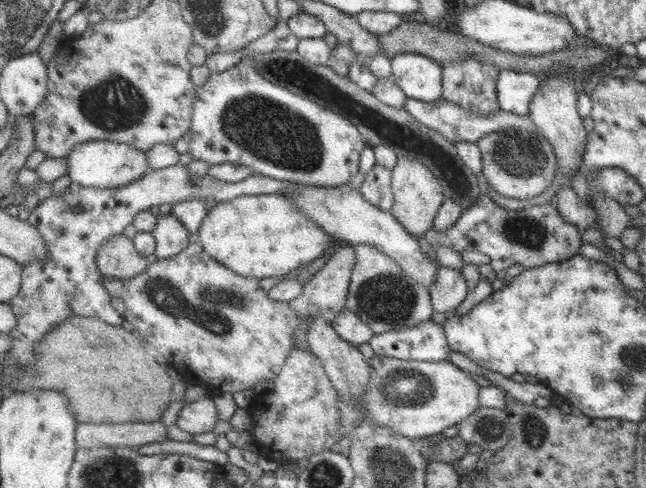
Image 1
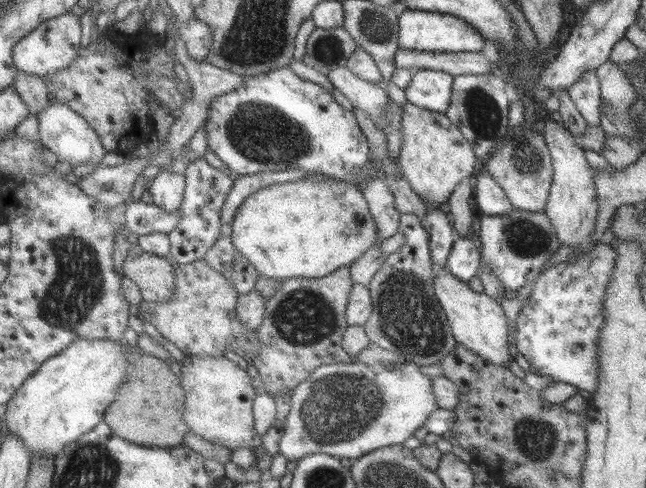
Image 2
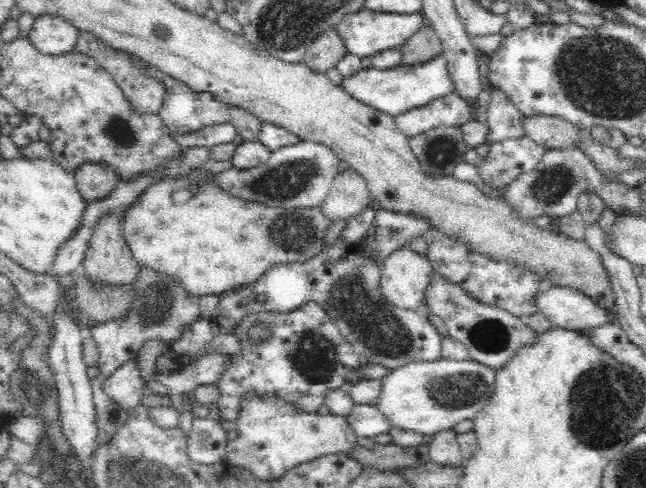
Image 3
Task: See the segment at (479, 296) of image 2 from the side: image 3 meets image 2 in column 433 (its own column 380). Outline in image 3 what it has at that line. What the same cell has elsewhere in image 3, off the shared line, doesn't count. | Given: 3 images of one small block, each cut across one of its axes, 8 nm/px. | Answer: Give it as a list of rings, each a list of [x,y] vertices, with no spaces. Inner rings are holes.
[[[405,246],[385,258],[380,271],[379,291],[384,301],[396,309],[421,311],[423,292],[434,271],[427,257]]]

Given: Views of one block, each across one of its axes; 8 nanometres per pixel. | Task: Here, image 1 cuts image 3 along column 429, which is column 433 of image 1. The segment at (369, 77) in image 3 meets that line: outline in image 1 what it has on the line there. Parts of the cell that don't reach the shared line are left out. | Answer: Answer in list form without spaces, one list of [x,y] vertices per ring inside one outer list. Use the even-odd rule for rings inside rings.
[[[415,52],[397,54],[391,59],[392,76],[409,98],[436,102],[442,93],[441,64]]]

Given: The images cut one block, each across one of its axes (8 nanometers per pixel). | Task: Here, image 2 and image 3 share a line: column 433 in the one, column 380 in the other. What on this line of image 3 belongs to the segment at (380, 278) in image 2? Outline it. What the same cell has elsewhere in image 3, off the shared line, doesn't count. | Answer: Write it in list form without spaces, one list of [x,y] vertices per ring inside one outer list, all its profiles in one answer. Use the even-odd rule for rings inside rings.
[[[361,240],[359,242],[354,242],[354,244],[344,245],[344,244],[334,244],[329,247],[325,247],[324,250],[317,252],[316,255],[312,256],[311,259],[306,259],[298,262],[289,262],[289,263],[280,263],[272,265],[266,272],[263,272],[259,276],[258,280],[254,281],[252,284],[249,284],[247,287],[240,288],[234,294],[226,294],[219,300],[218,307],[212,312],[212,317],[209,322],[211,323],[211,330],[213,334],[216,335],[235,335],[235,330],[238,324],[250,314],[268,312],[268,313],[290,313],[300,308],[300,305],[306,304],[308,302],[313,302],[316,304],[322,304],[325,307],[325,311],[328,312],[328,315],[336,322],[336,325],[339,327],[341,334],[346,338],[346,341],[353,347],[355,355],[358,356],[359,362],[372,362],[373,364],[382,364],[391,370],[394,368],[399,368],[401,365],[406,365],[415,361],[419,362],[433,362],[440,358],[441,342],[442,336],[438,334],[438,330],[431,323],[427,321],[426,314],[422,311],[412,311],[411,309],[396,309],[396,306],[388,304],[388,301],[384,301],[383,293],[379,291],[379,278],[380,278],[380,266],[378,261],[373,260],[371,256],[367,256],[367,249],[363,248]]]

